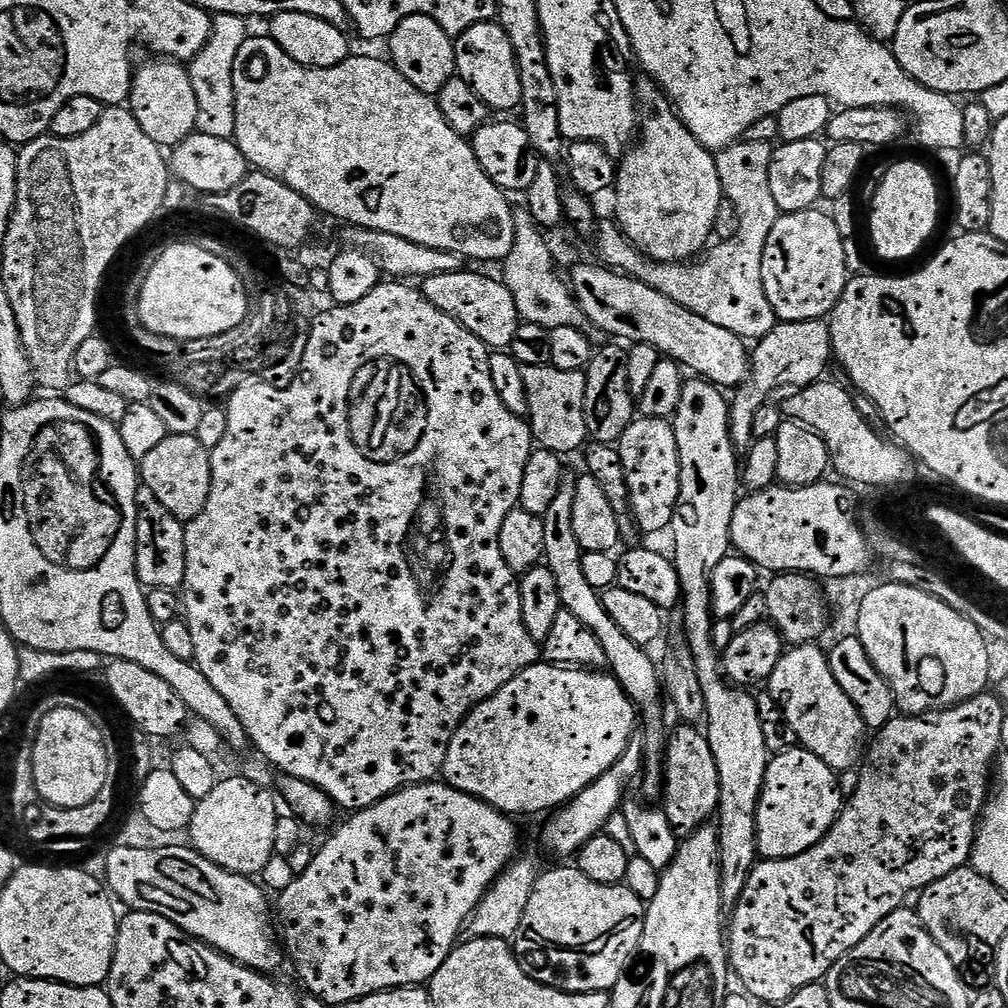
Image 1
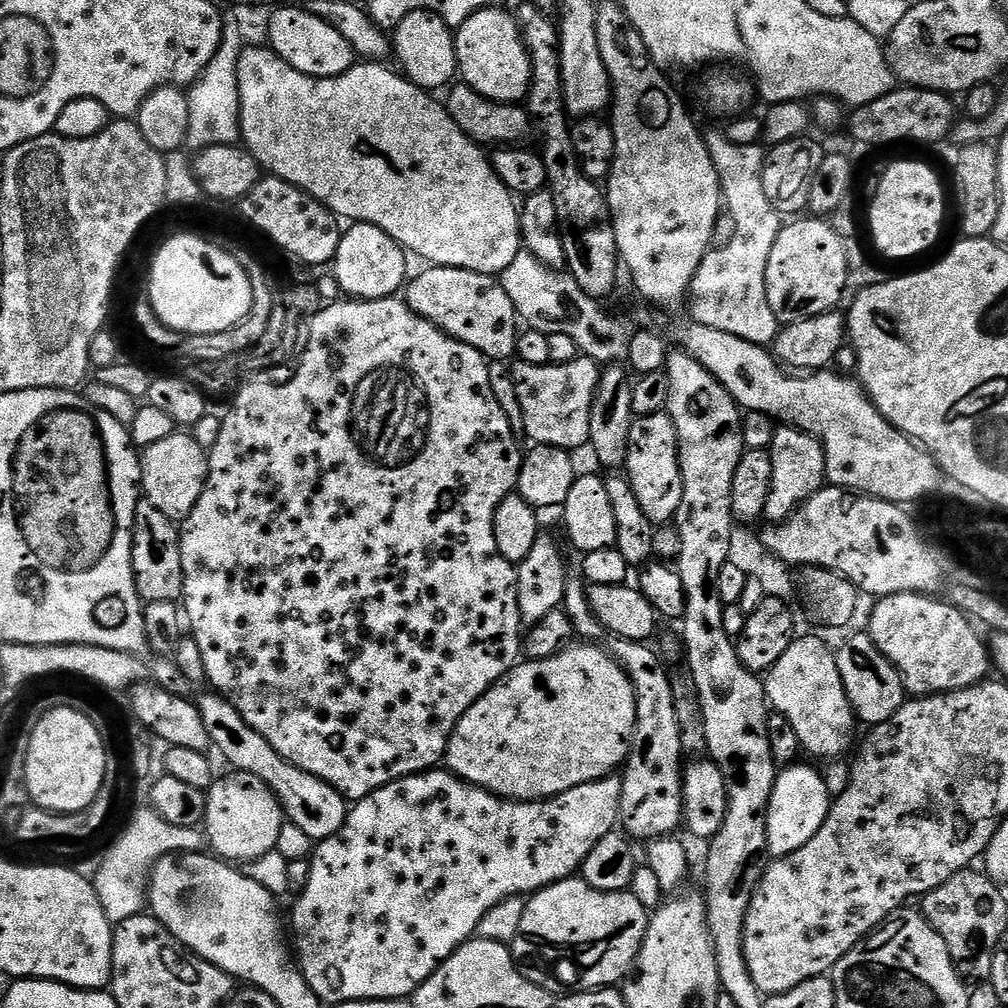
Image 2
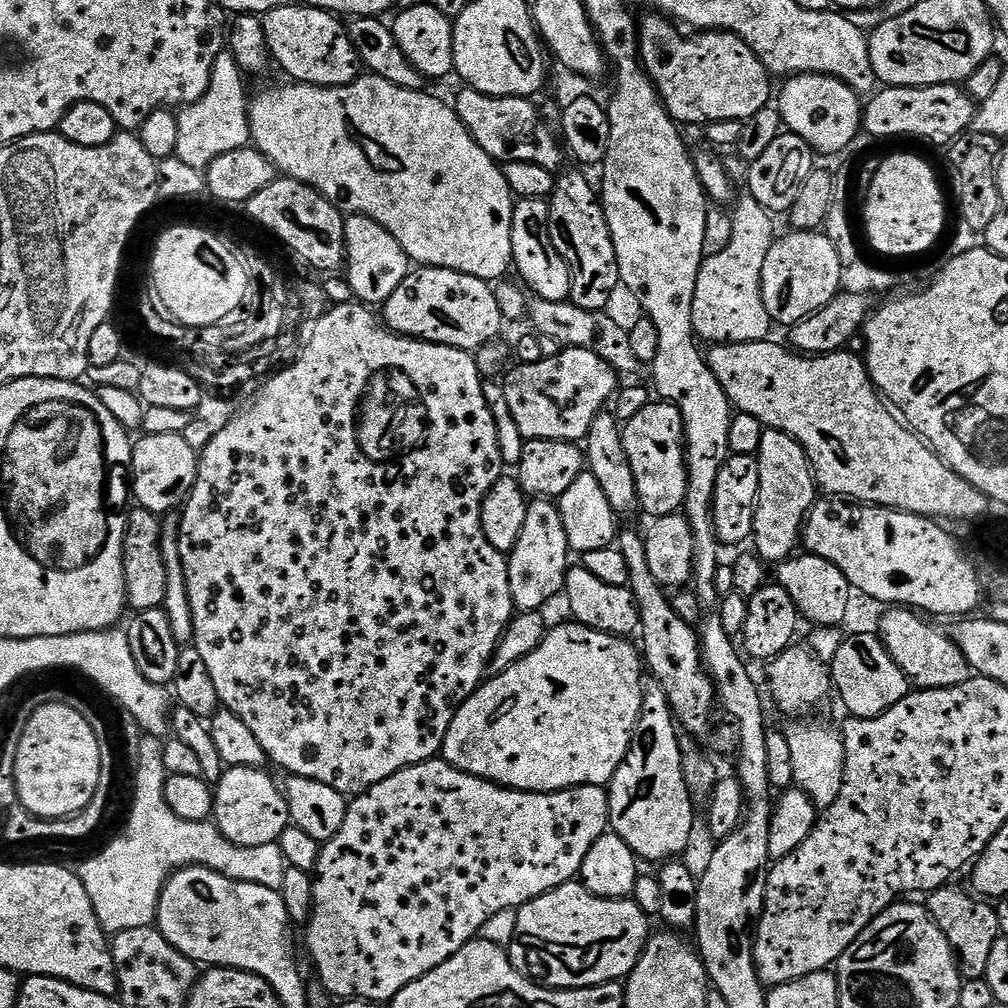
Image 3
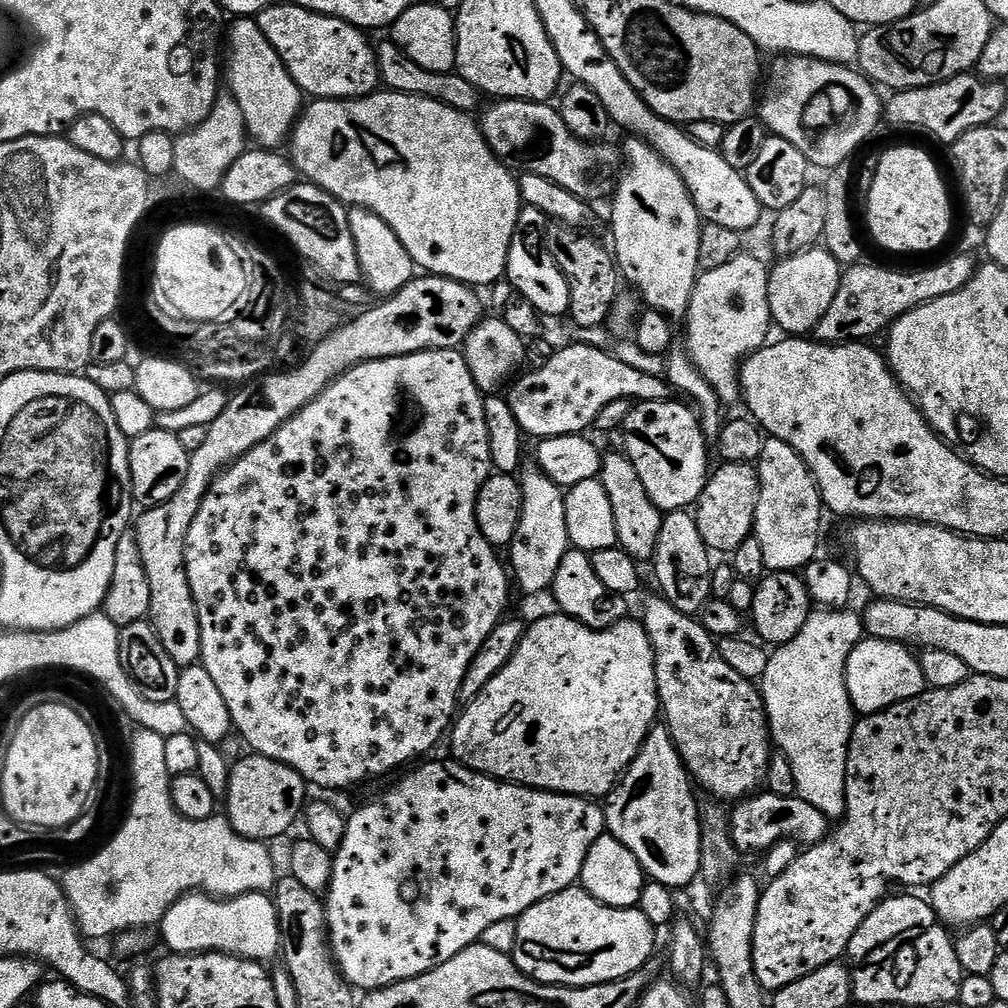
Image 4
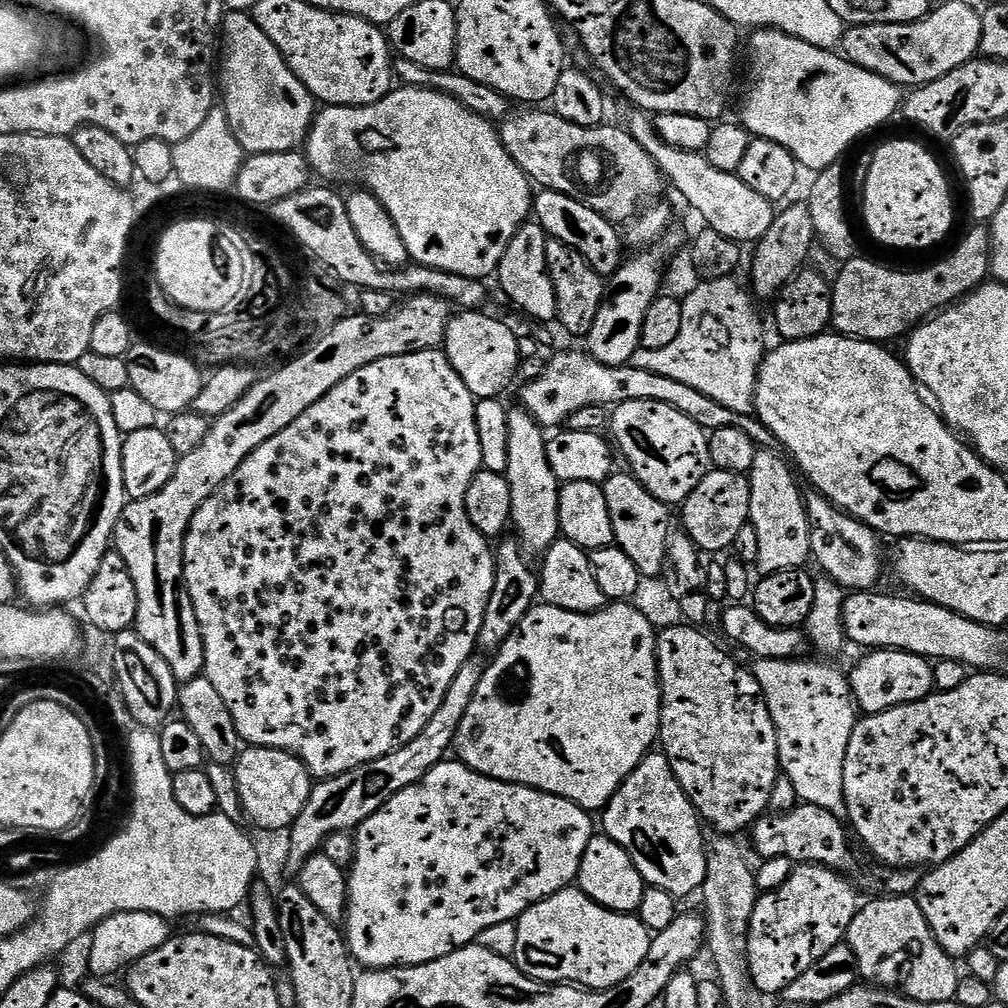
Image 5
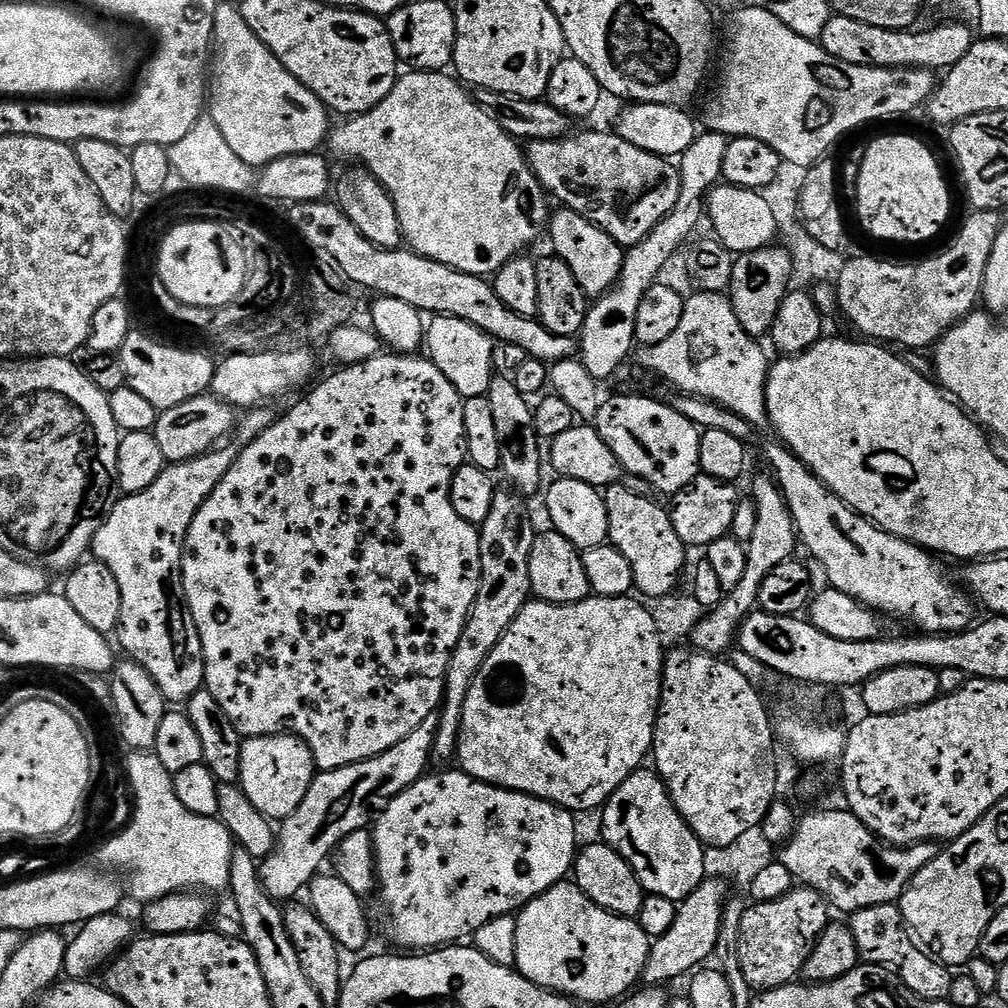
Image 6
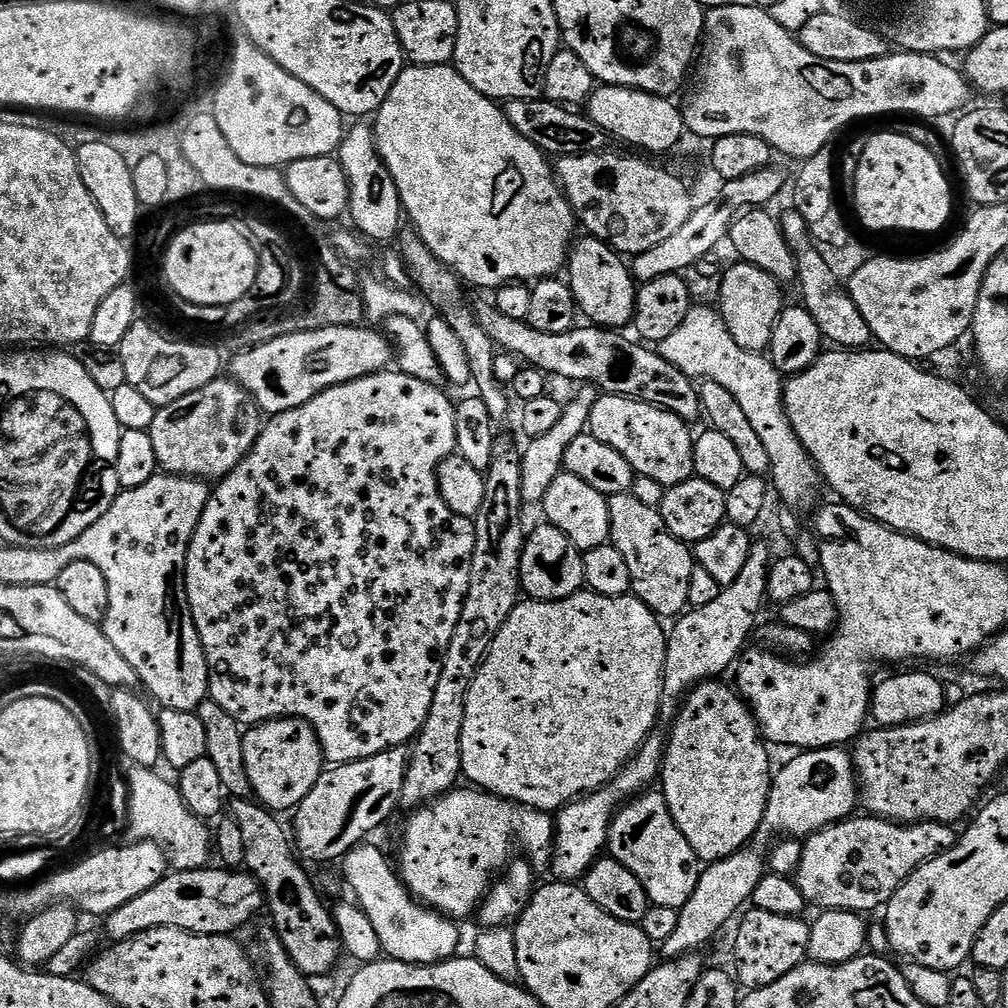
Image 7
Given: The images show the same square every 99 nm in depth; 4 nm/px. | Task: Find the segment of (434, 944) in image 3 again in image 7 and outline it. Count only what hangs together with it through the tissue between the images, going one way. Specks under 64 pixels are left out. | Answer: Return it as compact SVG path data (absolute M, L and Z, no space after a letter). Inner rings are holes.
M457 786L409 816L400 836L398 875L421 904L457 922L479 909L488 889L508 867L515 844L537 873L549 871L556 830L547 812L513 804L472 786Z

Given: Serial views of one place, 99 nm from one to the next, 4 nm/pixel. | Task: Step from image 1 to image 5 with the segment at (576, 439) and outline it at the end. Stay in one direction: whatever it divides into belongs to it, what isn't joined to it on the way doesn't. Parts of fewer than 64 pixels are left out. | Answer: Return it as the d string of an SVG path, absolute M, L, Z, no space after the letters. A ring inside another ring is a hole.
M584 350L551 357L543 373L537 379L525 383L522 389L524 393L521 394L519 403L545 430L556 430L567 425L570 414L576 414L578 410L595 404L615 406L622 402L649 400L674 406L674 410L686 414L686 418L709 433L723 428L737 428L761 449L772 450L777 447L776 435L755 415L744 416L741 412L726 410L726 406L714 402L714 398L706 398L706 394L698 394L698 390L693 390L691 386L682 386L682 382L674 382L674 378L662 378L662 374L650 374L650 370L638 370L631 363L613 368L603 365Z

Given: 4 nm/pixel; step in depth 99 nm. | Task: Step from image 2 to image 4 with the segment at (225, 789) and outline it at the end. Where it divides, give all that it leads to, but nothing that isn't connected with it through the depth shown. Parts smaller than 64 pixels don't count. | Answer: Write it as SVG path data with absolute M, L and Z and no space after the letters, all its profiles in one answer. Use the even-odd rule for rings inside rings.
M255 754L241 755L231 765L231 769L226 818L232 823L235 832L251 840L273 842L272 840L278 839L279 836L286 835L299 816L301 819L306 808L306 782L300 777L298 770L274 758Z

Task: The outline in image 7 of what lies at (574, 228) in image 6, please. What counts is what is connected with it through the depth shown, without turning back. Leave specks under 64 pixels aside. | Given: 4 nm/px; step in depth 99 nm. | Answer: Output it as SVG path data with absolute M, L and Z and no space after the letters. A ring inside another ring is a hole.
M595 238L577 239L570 249L566 279L576 299L578 312L586 315L597 328L624 330L636 315L637 281L625 257L609 244Z

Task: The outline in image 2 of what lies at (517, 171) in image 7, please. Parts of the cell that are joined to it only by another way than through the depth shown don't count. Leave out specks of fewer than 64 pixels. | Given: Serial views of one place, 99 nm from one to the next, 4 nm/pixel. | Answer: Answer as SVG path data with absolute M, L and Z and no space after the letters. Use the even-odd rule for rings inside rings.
M245 47L243 51L244 53L236 60L236 72L234 71L234 83L240 95L240 135L243 147L255 156L261 169L298 186L345 221L373 224L386 230L386 234L390 234L390 238L397 240L409 253L417 252L418 255L425 256L433 265L441 268L465 268L489 274L501 274L510 266L522 249L521 209L520 212L516 209L516 204L512 201L515 200L513 193L509 192L508 187L497 178L491 159L487 155L484 157L485 149L475 140L471 140L453 122L447 107L441 101L439 104L432 97L435 95L419 88L399 71L396 73L384 68L388 66L380 62L357 62L340 76L320 80L317 76L307 76L296 70L294 66L287 64L277 52L272 51L271 47Z

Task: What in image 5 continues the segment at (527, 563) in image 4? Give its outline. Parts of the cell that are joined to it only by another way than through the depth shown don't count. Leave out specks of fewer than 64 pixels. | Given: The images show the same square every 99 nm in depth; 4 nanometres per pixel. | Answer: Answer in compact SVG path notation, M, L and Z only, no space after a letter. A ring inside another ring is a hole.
M512 406L508 409L508 422L510 435L507 444L506 470L503 473L510 486L512 507L510 524L513 529L516 527L515 535L525 553L543 554L561 535L558 498L562 481L554 474L554 470L550 470L549 437L538 421L522 406Z

